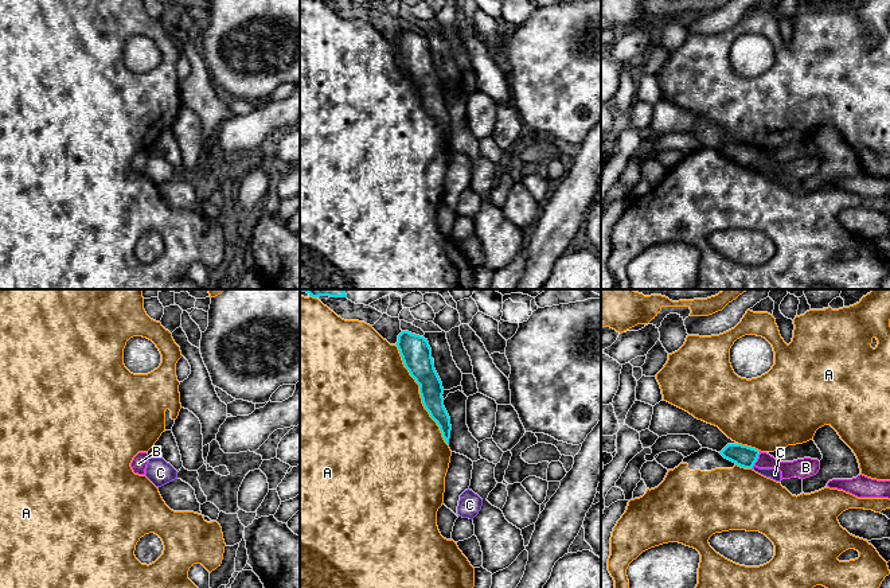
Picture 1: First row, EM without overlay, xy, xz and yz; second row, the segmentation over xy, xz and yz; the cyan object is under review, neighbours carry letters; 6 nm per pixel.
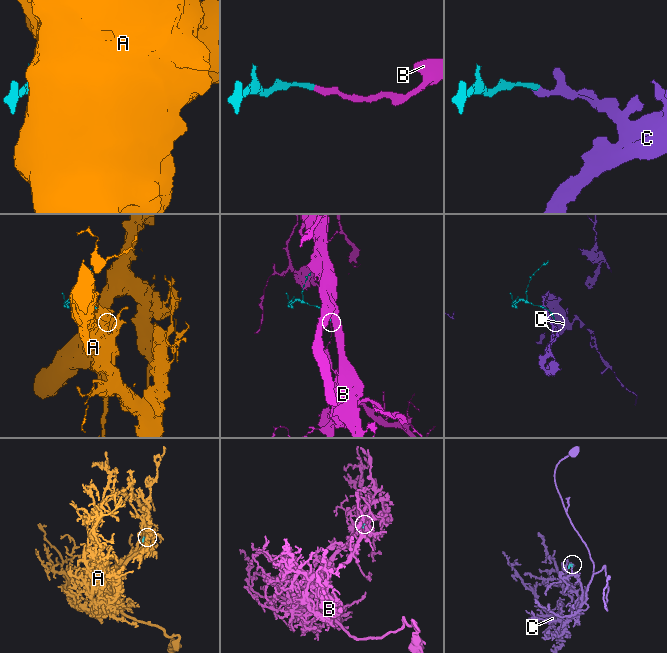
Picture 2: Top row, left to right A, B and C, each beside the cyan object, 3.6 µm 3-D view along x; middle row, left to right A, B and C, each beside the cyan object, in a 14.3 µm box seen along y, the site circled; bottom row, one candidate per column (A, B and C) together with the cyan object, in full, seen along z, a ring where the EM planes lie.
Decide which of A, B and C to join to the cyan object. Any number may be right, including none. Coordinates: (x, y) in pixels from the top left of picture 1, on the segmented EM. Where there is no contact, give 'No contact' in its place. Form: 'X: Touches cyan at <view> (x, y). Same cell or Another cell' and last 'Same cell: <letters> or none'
A: Touches cyan at xz (421, 396). Another cell
B: Touches cyan at yz (757, 458). Same cell
C: Touches cyan at yz (752, 467). Another cell
Same cell: B

